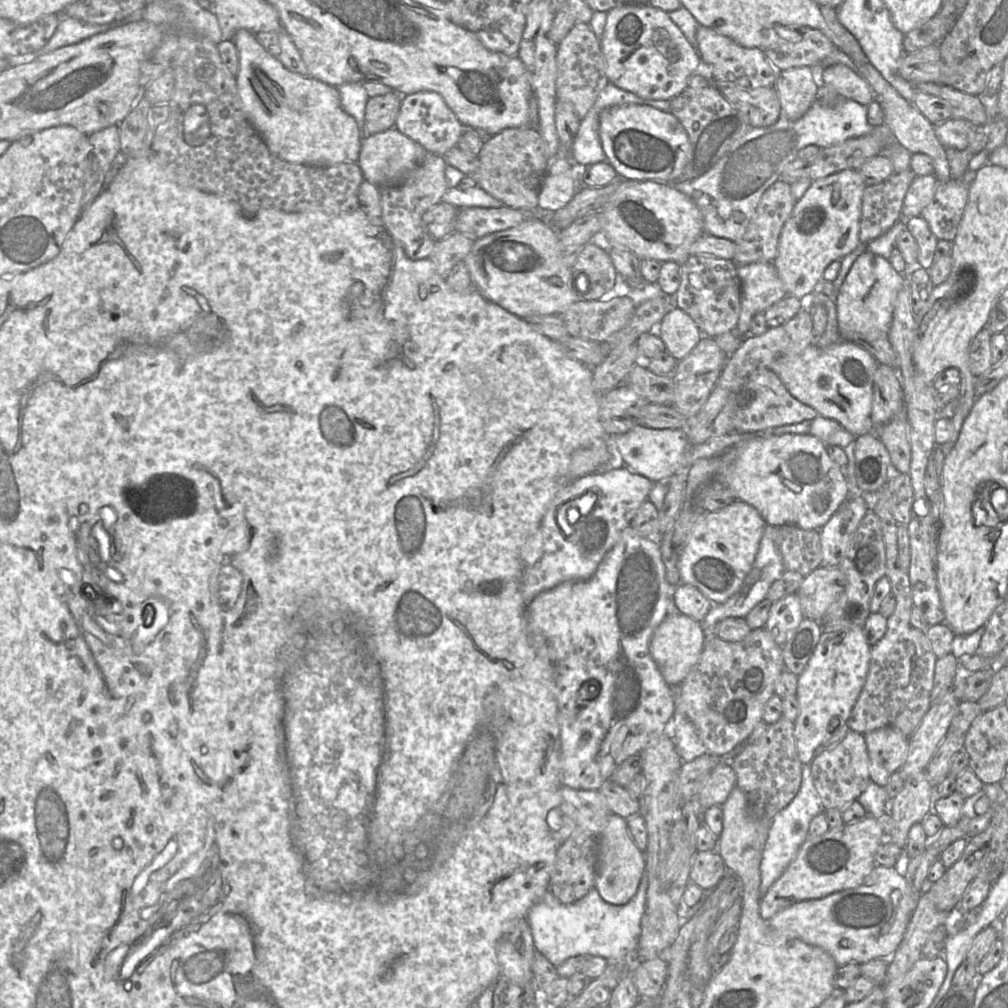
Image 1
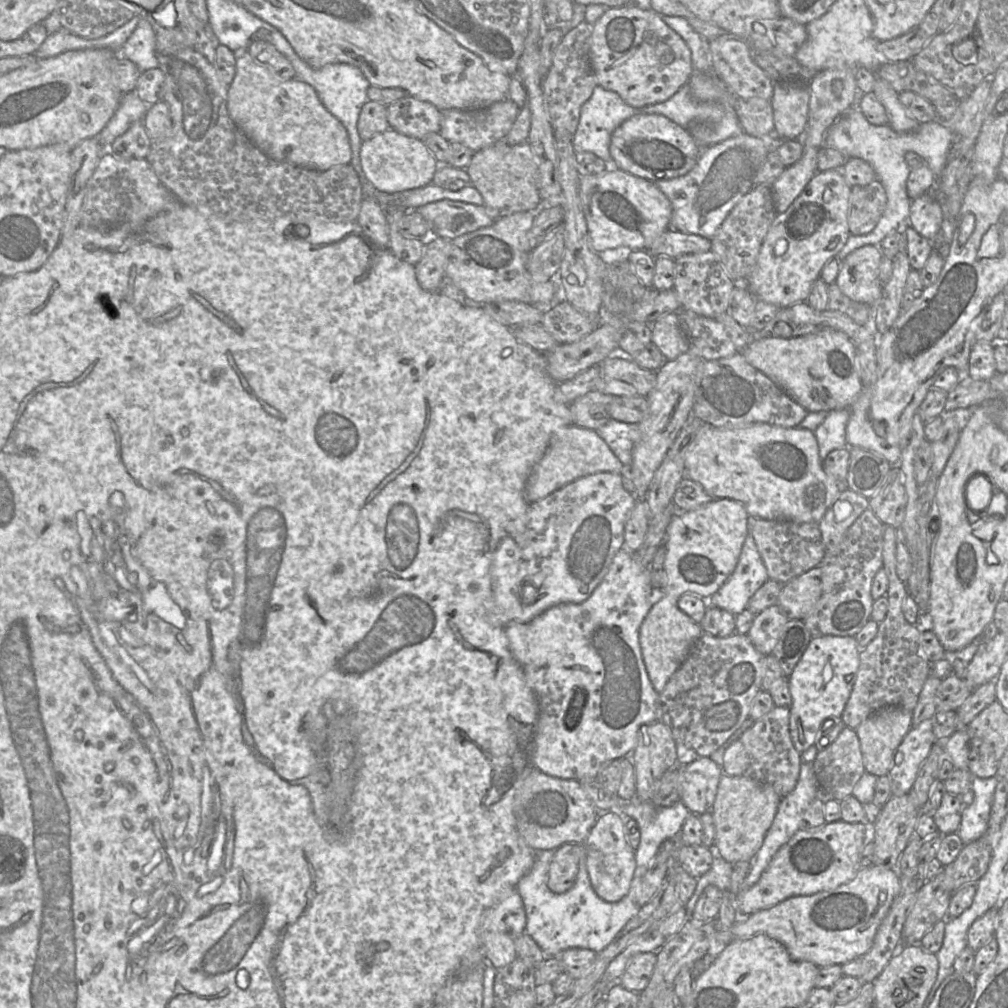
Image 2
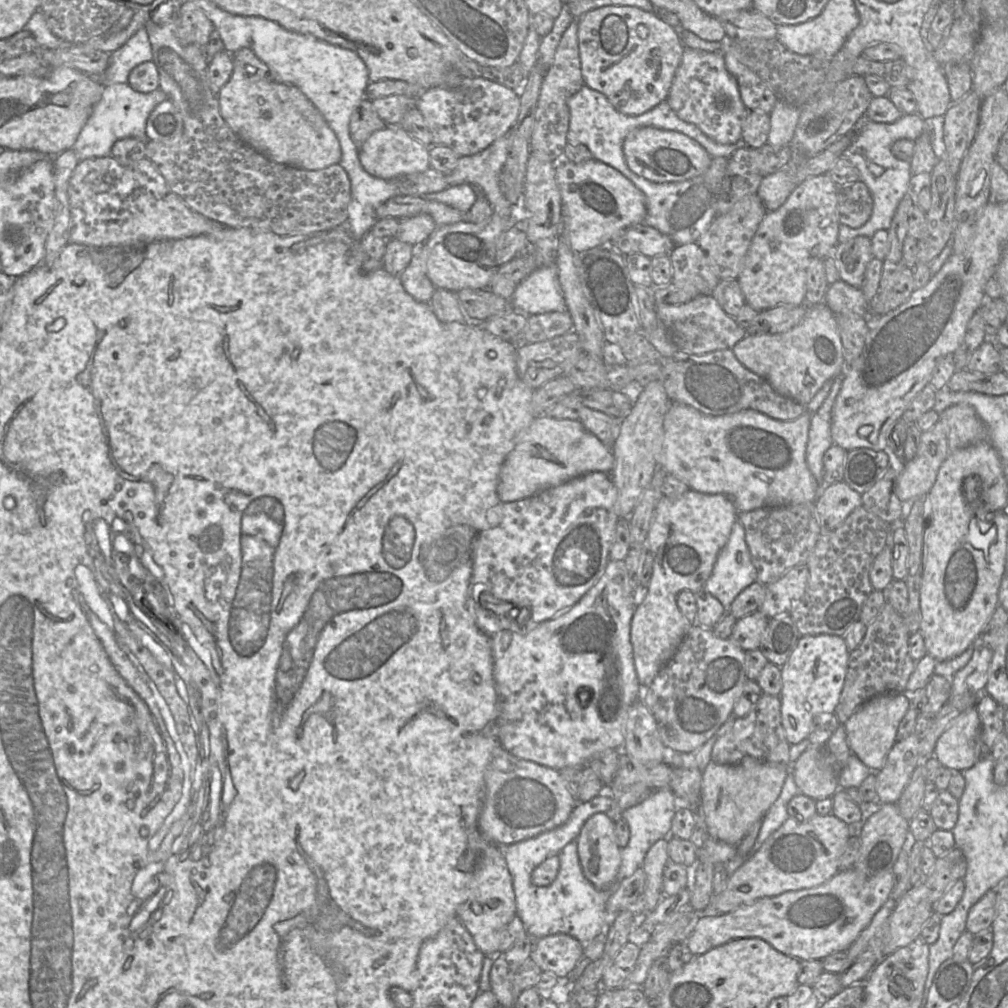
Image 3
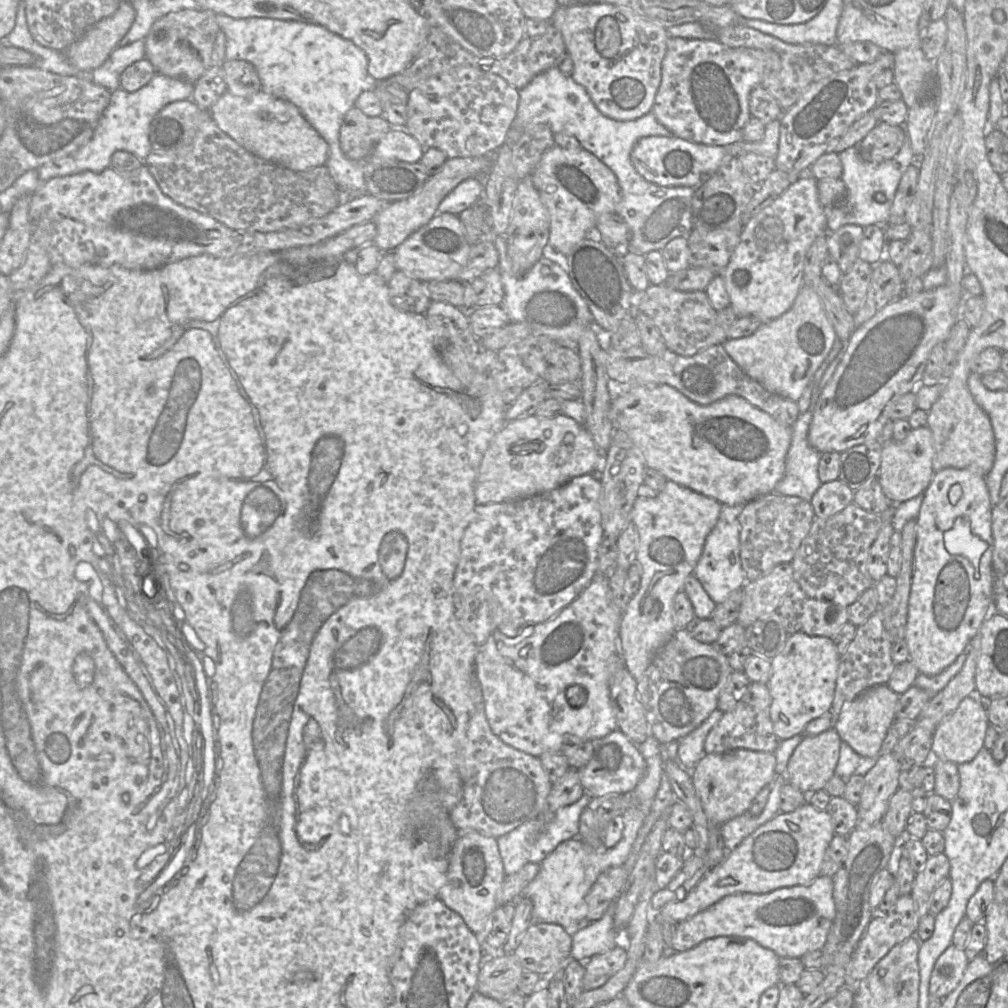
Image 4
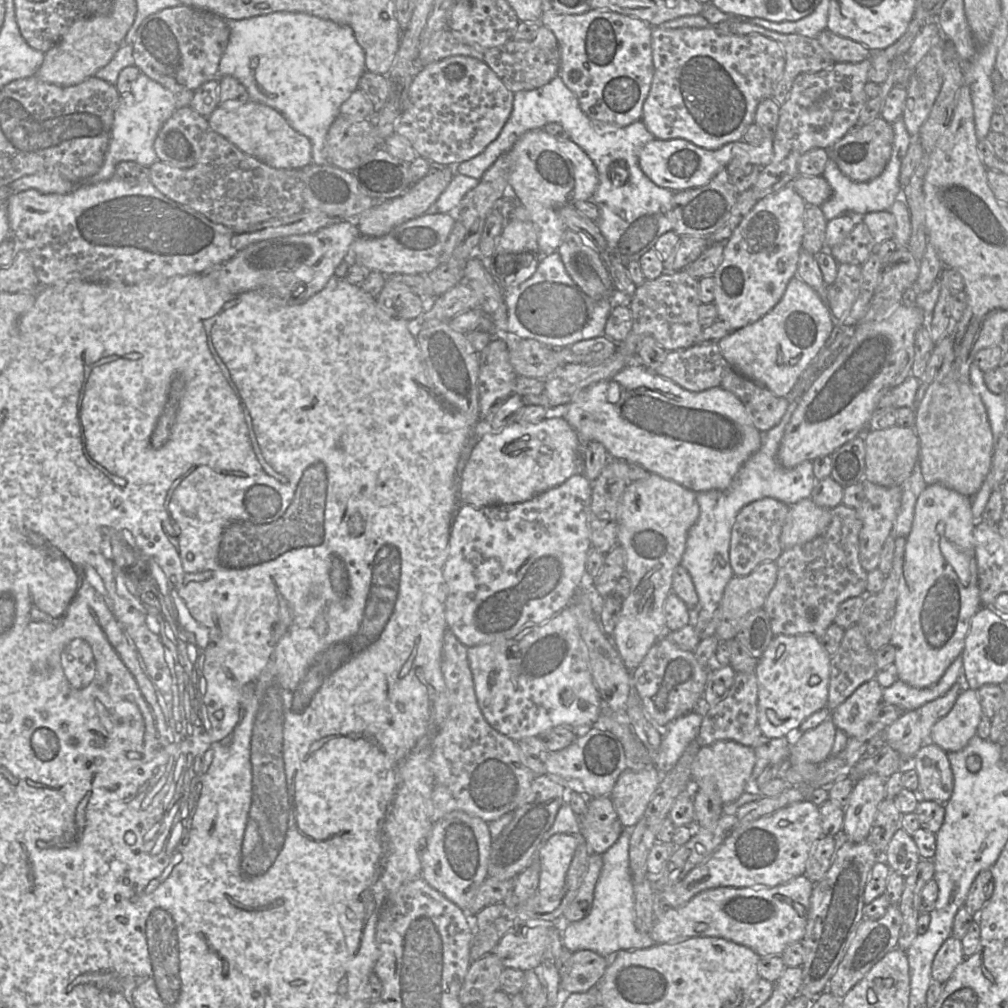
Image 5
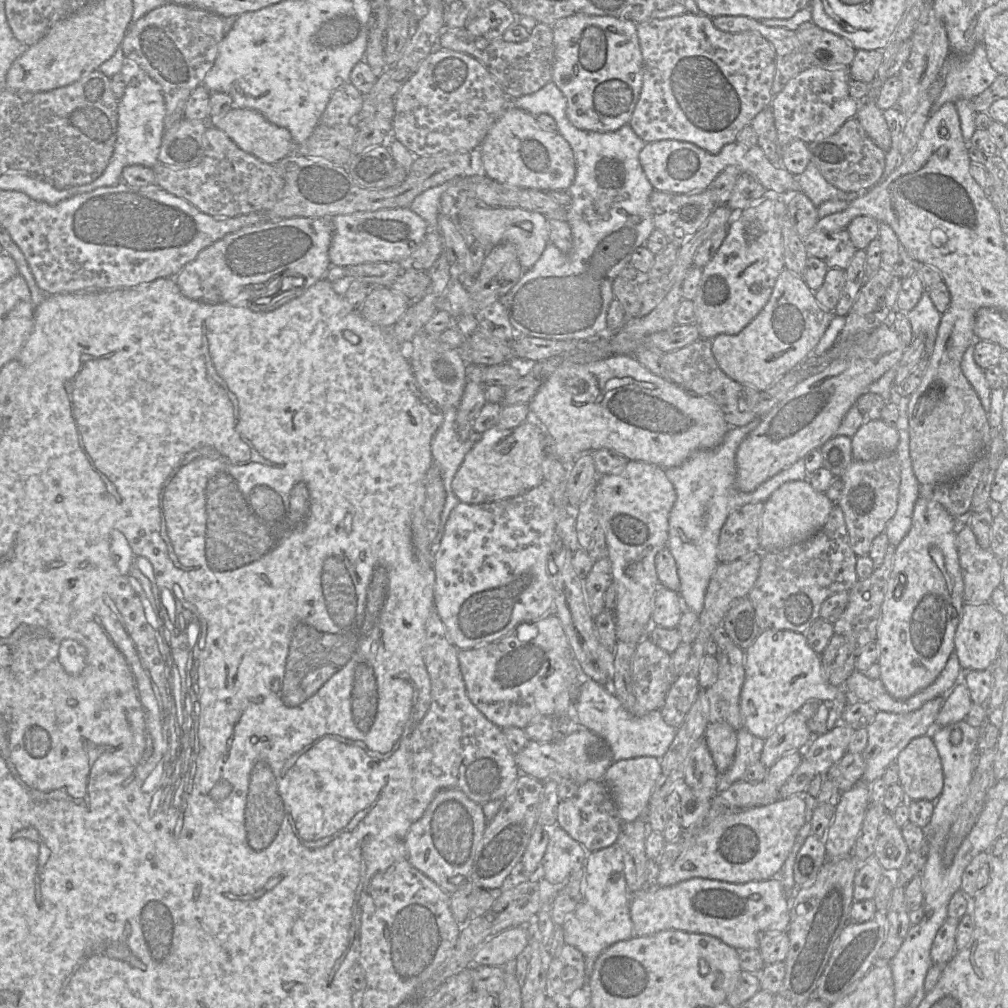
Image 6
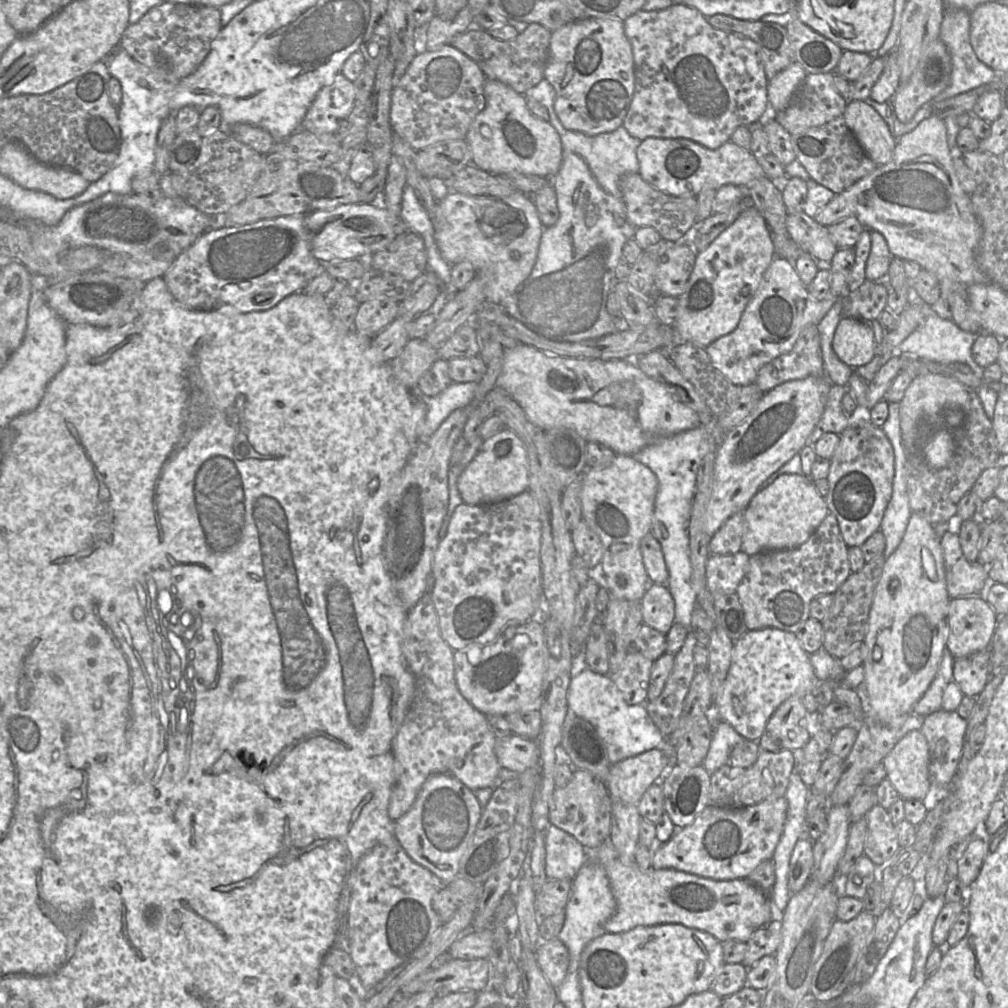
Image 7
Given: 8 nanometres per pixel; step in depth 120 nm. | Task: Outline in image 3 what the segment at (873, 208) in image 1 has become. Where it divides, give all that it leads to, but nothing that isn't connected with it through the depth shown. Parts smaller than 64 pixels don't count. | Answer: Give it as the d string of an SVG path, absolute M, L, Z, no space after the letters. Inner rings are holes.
M857 181L839 186L837 210L840 224L851 228L863 226L873 210L873 199L865 183Z

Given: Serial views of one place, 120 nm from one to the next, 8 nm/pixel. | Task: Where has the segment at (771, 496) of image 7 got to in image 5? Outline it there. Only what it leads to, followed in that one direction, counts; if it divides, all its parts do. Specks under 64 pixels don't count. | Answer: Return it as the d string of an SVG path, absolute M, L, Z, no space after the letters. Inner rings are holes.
M811 498L790 505L780 535L782 548L787 550L821 535L831 522L830 510L816 505Z

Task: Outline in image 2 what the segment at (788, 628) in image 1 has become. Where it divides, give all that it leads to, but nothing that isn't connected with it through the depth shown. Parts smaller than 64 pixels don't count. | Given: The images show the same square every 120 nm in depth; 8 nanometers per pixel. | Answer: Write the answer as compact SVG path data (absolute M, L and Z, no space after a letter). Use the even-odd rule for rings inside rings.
M772 605L756 614L747 635L760 653L772 654L781 629L788 620L788 616L779 605Z

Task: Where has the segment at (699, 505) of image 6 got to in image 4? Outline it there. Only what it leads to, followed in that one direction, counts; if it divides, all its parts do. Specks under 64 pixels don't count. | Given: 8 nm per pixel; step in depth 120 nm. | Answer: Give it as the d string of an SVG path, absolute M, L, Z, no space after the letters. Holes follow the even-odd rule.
M815 403L808 410L799 413L791 425L791 444L786 456L785 473L774 491L781 495L798 496L810 502L821 485L818 465L821 454L808 442L808 430ZM745 504L722 505L718 521L708 534L702 554L693 571L716 604L724 602L735 589L743 587L748 581L740 559L739 515Z

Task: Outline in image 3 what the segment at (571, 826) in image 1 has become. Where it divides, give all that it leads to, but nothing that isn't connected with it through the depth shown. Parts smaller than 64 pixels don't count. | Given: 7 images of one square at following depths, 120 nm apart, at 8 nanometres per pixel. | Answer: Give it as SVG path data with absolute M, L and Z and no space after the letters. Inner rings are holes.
M501 745L492 752L484 780L486 795L478 824L496 845L511 845L563 825L578 803L557 770L516 758Z

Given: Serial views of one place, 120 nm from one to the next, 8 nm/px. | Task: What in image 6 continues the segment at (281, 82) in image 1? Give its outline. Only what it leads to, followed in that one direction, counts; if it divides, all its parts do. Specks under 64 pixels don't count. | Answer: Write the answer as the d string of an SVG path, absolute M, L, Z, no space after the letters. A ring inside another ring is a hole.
M232 108L225 115L210 122L213 127L222 130L240 149L265 163L275 165L296 151L296 144L290 132L272 124L257 111Z

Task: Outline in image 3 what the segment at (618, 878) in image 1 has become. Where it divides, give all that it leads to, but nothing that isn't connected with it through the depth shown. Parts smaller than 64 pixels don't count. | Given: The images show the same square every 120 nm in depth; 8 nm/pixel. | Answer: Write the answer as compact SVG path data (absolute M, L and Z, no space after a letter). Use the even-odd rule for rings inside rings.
M605 813L591 816L577 838L578 856L585 877L598 890L617 879L621 848L615 836L615 822Z

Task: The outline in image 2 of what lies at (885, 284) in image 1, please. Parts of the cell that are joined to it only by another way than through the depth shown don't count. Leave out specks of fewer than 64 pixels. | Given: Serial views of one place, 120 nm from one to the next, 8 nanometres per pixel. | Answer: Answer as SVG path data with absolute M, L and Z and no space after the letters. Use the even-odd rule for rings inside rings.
M865 245L848 254L842 263L836 284L841 292L856 302L875 306L882 294L879 278L882 253L878 246Z

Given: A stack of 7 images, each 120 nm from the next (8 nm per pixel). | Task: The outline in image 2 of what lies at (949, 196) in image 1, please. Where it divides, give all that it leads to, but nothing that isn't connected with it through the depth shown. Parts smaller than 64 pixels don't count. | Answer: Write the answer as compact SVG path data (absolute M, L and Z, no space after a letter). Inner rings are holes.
M923 194L911 201L909 225L926 239L933 239L940 232L943 214L938 201Z

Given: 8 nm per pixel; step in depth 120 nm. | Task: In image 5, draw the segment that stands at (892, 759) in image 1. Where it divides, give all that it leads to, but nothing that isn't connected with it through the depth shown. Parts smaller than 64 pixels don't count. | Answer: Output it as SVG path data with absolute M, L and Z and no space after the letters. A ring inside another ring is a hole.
M875 679L858 687L849 698L832 711L832 720L836 728L844 731L848 737L865 735L876 709L883 702L882 690Z

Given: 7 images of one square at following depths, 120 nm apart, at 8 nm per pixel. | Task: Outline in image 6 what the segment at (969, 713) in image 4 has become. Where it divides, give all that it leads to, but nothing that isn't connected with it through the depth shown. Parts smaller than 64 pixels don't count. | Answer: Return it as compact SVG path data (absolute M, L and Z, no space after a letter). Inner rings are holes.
M958 682L945 696L936 725L943 727L965 720L972 704L968 688L963 682Z

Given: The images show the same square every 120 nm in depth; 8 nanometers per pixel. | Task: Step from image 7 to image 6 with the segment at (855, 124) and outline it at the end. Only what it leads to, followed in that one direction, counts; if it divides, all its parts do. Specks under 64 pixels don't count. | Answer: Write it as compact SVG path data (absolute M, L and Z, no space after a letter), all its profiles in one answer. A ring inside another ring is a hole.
M862 101L855 117L868 137L887 153L891 146L891 135L883 111L871 101Z

